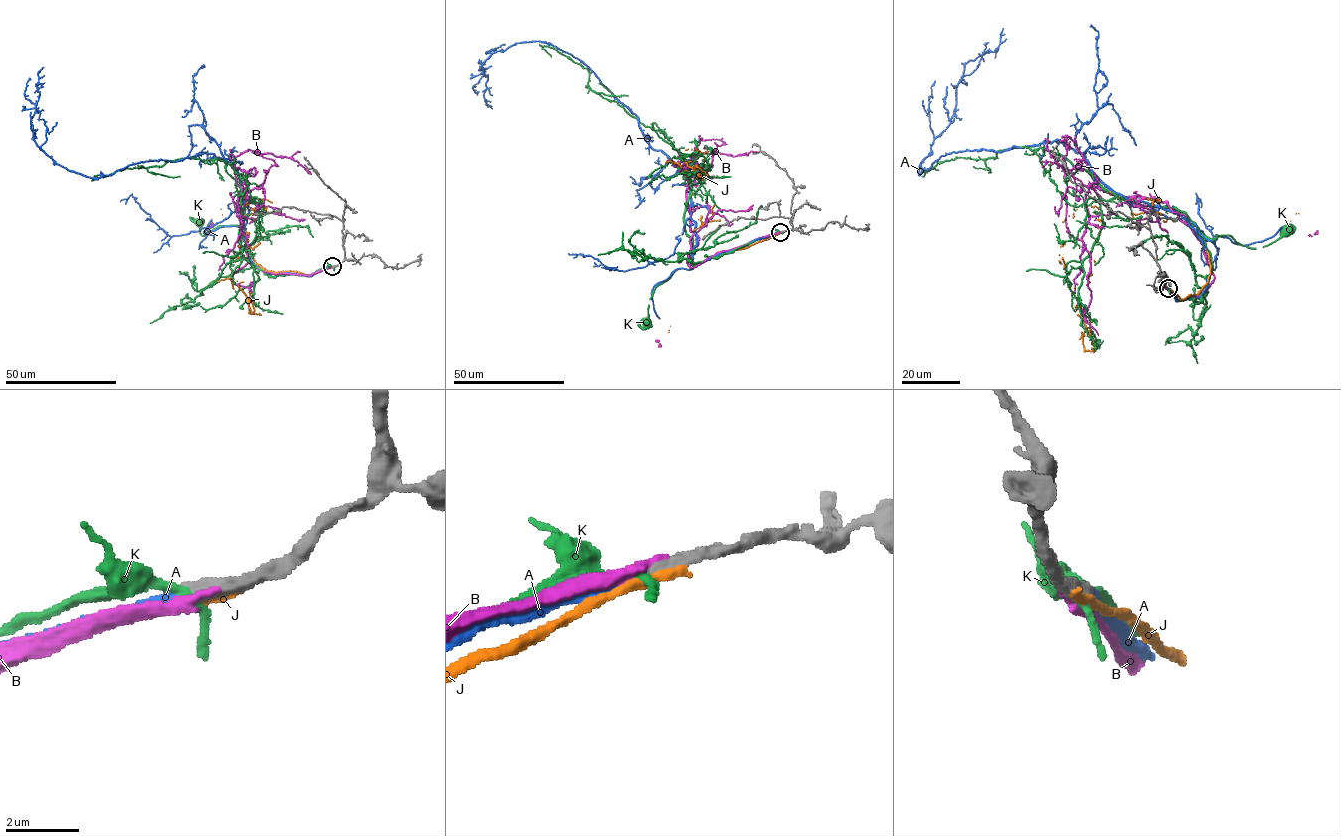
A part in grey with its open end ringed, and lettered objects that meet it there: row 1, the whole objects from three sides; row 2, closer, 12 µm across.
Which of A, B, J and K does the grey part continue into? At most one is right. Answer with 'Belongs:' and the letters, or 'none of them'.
Belongs: A

